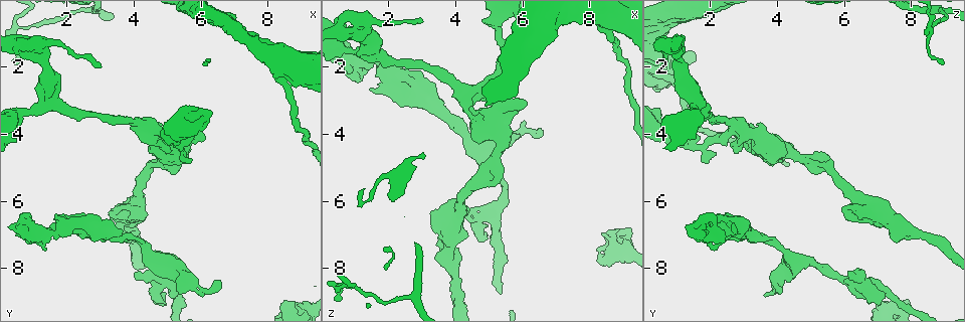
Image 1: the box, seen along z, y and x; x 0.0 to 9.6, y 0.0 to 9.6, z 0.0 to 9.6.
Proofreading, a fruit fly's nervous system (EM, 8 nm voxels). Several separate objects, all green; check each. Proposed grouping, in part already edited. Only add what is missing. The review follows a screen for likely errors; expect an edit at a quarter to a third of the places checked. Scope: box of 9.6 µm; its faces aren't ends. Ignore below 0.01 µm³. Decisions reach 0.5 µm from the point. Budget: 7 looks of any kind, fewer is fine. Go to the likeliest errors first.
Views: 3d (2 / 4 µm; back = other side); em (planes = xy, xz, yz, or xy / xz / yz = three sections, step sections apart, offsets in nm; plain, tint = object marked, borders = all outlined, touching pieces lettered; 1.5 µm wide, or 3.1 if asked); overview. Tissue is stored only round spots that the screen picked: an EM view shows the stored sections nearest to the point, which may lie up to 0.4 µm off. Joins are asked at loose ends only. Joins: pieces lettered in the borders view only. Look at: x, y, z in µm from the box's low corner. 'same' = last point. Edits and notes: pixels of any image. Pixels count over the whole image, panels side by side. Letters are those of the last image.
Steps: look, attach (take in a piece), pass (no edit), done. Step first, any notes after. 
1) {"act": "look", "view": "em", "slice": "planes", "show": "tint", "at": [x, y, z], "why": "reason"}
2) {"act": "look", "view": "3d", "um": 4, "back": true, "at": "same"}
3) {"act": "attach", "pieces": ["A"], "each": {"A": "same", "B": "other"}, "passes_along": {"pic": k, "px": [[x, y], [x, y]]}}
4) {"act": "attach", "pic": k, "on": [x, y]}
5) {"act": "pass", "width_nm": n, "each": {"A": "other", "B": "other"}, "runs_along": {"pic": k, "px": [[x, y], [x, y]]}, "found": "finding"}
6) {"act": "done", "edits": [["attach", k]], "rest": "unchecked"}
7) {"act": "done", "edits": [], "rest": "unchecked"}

{"act": "look", "view": "em", "slice": "planes", "show": "plain", "at": [5.60, 4.85, 3.95], "why": "stops while still wide"}

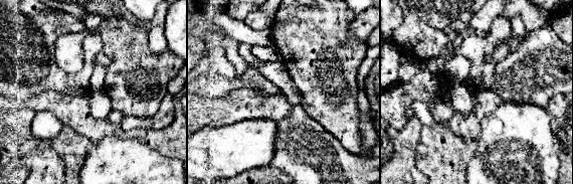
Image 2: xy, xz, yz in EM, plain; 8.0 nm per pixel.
{"act": "look", "view": "em", "slice": "planes", "show": "borders", "at": "same"}

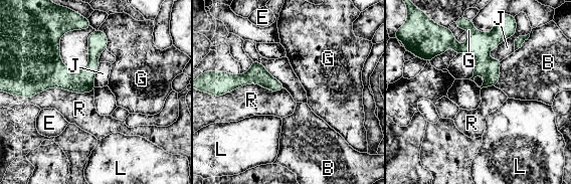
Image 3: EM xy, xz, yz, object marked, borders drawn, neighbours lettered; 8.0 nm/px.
{"act": "pass", "longest_contact_nm": ["R", 550], "each": {"B": "other", "E": "other", "G": "other", "J": "other", "L": "other", "R": "other"}, "runs_along": {"pic": 3, "px": [[103, 35], [80, 77], [35, 87]]}, "found": "none of them fits"}

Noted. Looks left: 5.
{"act": "look", "view": "em", "slice": "planes", "show": "borders", "at": [0.60, 6.45, 1.95], "why": "branch stops here"}

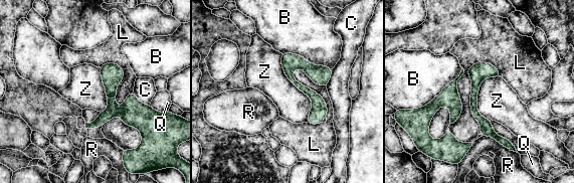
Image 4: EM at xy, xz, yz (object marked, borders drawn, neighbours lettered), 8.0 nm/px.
{"act": "pass", "each": {"B": "other", "C": "other", "L": "other", "Q": "other", "R": "other", "Z": "other"}, "found": "no lettered piece goes on from it"}

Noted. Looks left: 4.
{"act": "look", "view": "em", "slice": "yz", "step": 8, "show": "borders", "at": [5.80, 4.05, 1.55], "why": "thin end"}

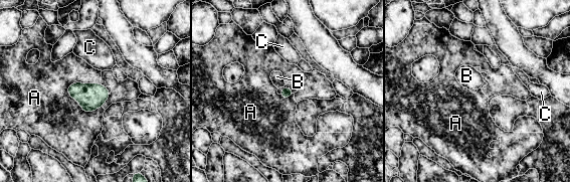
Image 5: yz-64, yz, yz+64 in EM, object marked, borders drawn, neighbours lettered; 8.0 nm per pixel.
{"act": "look", "view": "em", "slice": "planes", "show": "borders", "at": "same"}

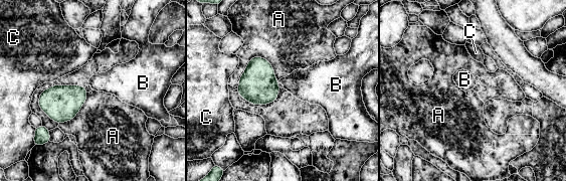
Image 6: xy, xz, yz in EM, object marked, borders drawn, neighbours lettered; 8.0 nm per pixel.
{"act": "pass", "each": {"A": "other", "B": "other", "C": "other"}, "found": "none of them fits"}

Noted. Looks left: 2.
{"act": "done", "edits": [], "rest": "unchecked"}

